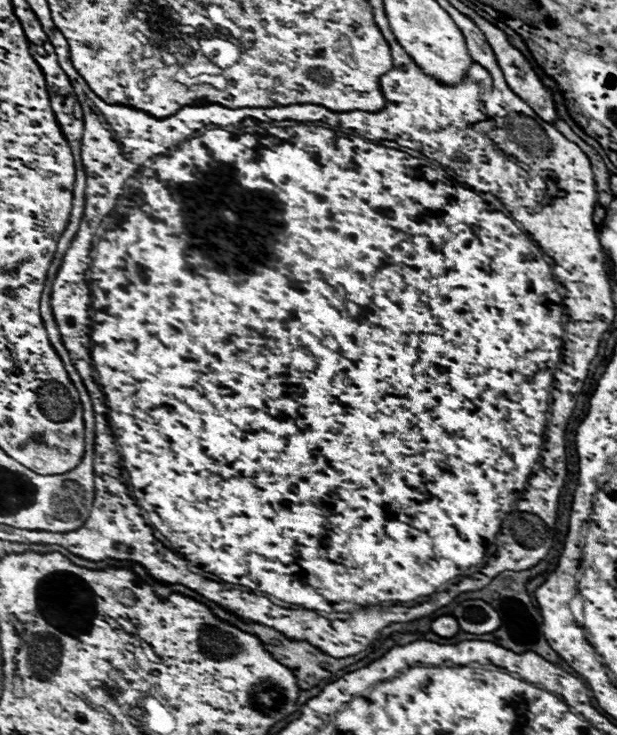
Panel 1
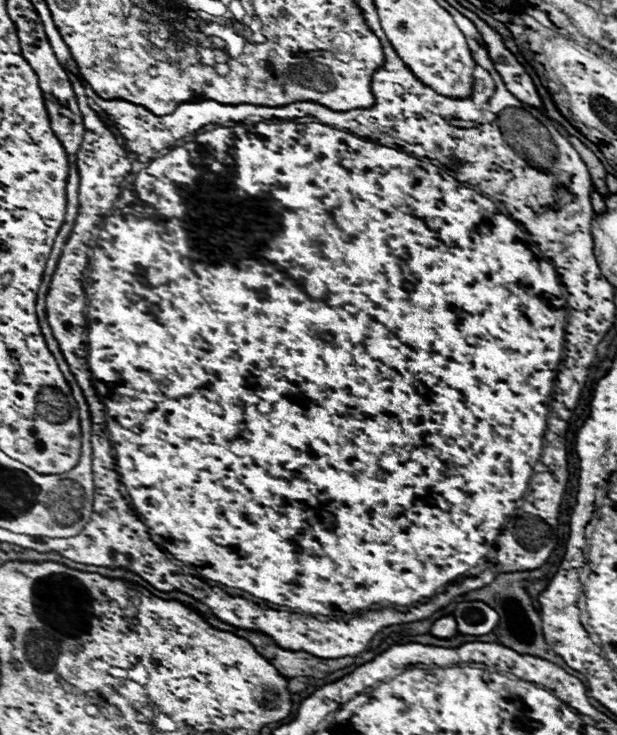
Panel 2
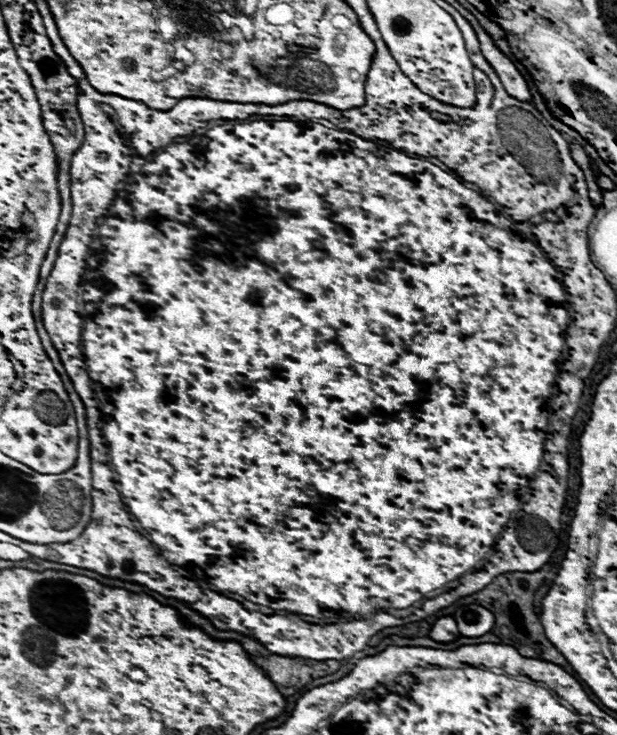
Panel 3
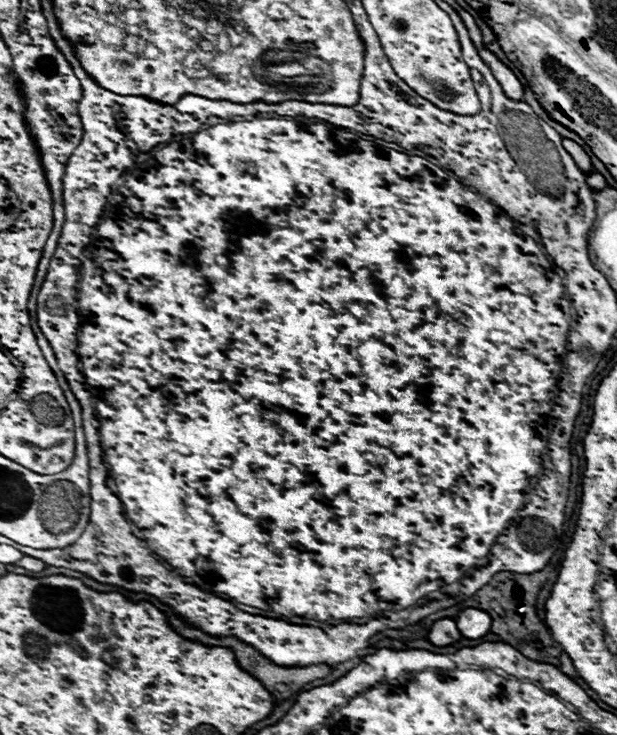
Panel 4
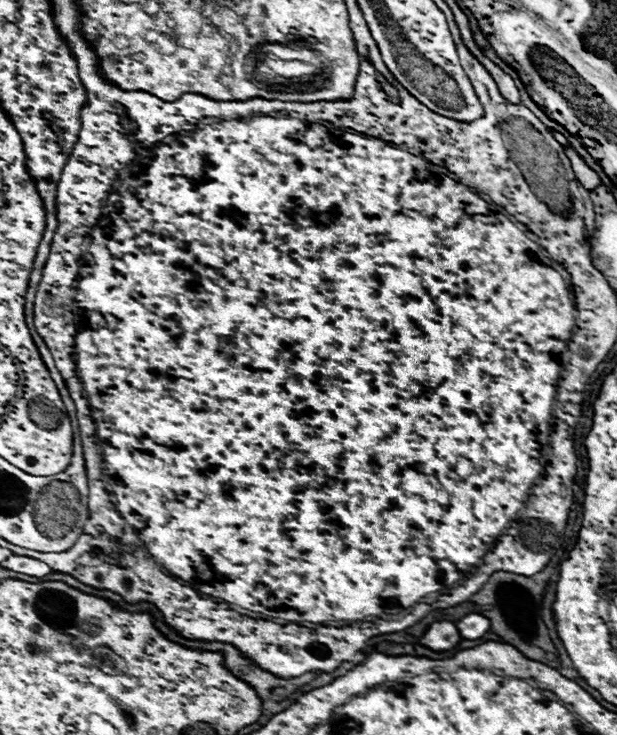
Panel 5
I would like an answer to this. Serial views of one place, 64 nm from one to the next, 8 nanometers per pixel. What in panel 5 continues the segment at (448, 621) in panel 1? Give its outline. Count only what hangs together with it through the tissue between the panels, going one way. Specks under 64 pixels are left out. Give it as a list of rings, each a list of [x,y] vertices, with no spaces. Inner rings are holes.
[[[442,620],[442,622],[432,622],[424,634],[418,638],[418,644],[422,644],[424,648],[432,650],[432,652],[444,652],[454,648],[460,642],[460,634],[454,622]]]

